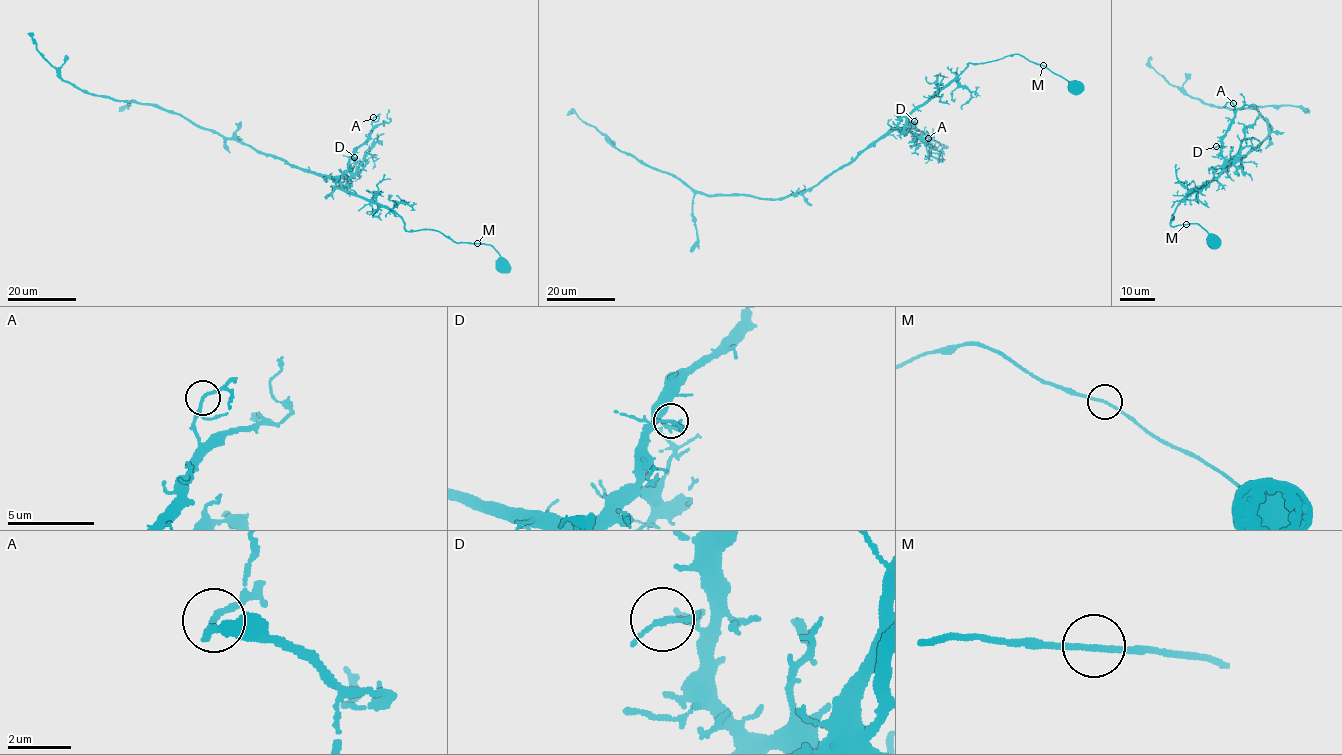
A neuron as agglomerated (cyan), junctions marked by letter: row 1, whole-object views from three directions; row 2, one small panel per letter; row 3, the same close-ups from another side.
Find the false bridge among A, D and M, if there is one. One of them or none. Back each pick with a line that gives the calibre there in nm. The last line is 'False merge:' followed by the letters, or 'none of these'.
False merge: none of these

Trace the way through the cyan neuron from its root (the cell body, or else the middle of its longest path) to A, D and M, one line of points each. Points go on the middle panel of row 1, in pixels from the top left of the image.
A: (1074, 87), (1073, 83), (1017, 54), (968, 63), (907, 119), (904, 127), (917, 128), (928, 138)
D: (1074, 87), (1045, 67), (1012, 54), (968, 64), (908, 117), (904, 127), (909, 129), (914, 121)
M: (1074, 87), (1073, 83), (1042, 65)

